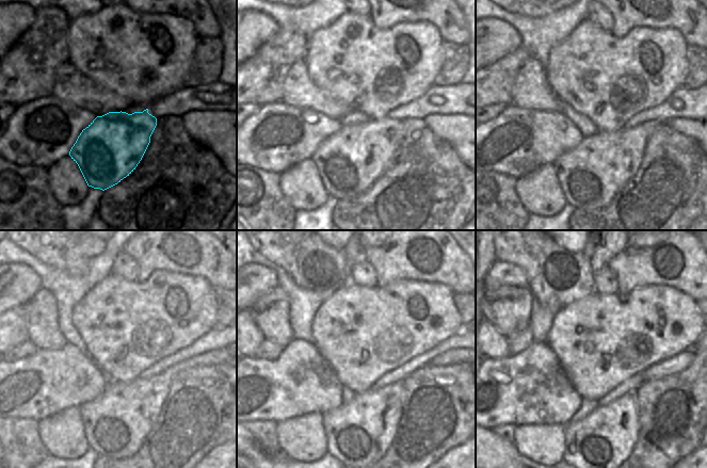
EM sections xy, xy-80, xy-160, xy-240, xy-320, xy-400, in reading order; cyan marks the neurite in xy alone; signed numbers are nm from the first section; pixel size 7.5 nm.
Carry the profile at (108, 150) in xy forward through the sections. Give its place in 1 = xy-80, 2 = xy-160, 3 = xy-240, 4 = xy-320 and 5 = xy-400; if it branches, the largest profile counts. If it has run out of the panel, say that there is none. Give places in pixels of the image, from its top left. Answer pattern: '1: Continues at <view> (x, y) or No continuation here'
1: Continues at xy-80 (349, 161)
2: Continues at xy-160 (590, 175)
3: Continues at xy-240 (115, 423)
4: Continues at xy-320 (358, 432)
5: Continues at xy-400 (595, 446)

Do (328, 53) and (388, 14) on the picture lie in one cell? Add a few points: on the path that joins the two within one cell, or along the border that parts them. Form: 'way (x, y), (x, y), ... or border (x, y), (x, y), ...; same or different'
border (369, 16), (378, 28), (389, 28), (398, 23); different

